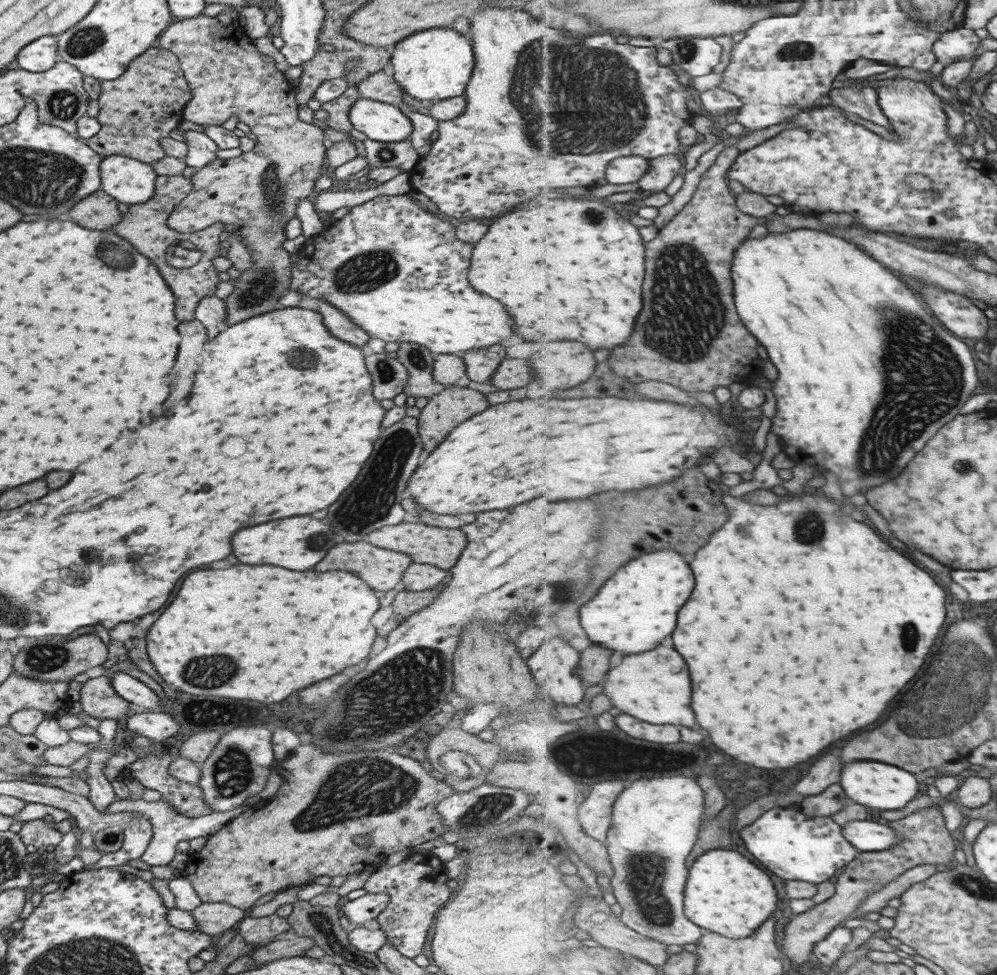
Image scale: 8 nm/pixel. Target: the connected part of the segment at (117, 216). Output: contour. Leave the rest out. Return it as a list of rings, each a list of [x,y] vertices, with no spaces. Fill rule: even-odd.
[[[100,189],[88,194],[69,208],[69,216],[75,224],[81,224],[83,228],[103,230],[111,224],[119,224],[122,215],[117,209],[117,201],[105,194]]]

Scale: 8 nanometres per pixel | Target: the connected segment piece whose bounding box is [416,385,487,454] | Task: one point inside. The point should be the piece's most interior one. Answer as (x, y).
(451, 405)

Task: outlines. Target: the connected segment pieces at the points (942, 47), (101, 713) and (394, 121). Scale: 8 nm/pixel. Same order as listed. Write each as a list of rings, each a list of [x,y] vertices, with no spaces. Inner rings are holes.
[[[963,26],[954,31],[942,33],[934,44],[933,52],[939,62],[946,66],[948,63],[959,62],[959,60],[975,56],[981,39],[975,34],[975,30]]]
[[[108,674],[88,679],[79,690],[79,703],[85,715],[91,718],[120,719],[132,707],[123,700],[109,683]]]
[[[359,97],[348,108],[348,121],[352,128],[363,132],[367,139],[379,142],[401,142],[407,139],[412,131],[410,120],[397,109],[395,105],[382,103],[381,101],[369,100]]]

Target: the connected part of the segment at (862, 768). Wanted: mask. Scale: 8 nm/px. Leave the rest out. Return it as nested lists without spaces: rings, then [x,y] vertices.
[[[853,762],[847,764],[843,770],[843,780],[841,786],[847,790],[847,794],[869,808],[877,810],[899,810],[905,808],[911,800],[917,798],[919,794],[919,782],[915,778],[915,773],[909,772],[908,769],[897,768],[891,764],[883,762]]]

